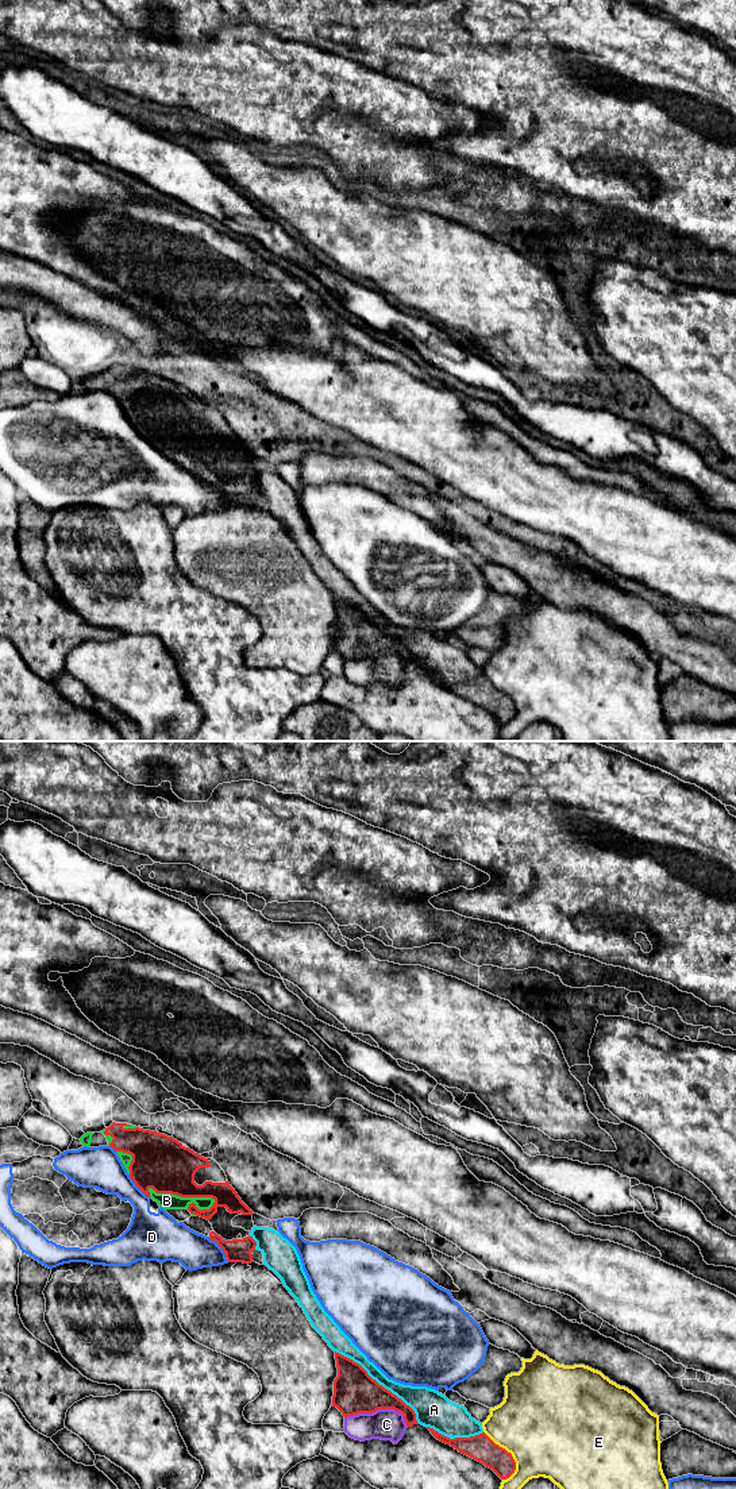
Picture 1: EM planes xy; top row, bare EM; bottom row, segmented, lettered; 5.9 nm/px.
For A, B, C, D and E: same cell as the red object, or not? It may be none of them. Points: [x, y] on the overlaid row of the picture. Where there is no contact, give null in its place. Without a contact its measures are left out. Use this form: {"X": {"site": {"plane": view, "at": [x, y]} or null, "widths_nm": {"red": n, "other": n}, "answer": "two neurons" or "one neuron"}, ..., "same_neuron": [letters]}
{"A": {"site": {"plane": "xy", "at": [381, 1385]}, "widths_nm": {"red": 260, "other": 160}, "answer": "two neurons"}, "B": {"site": {"plane": "xy", "at": [181, 1196]}, "widths_nm": {"red": 320, "other": 100}, "answer": "one neuron"}, "C": {"site": {"plane": "xy", "at": [380, 1408]}, "widths_nm": {"red": 260, "other": 190}, "answer": "two neurons"}, "D": {"site": {"plane": "xy", "at": [222, 1248]}, "widths_nm": {"red": 140, "other": 220}, "answer": "two neurons"}, "E": {"site": {"plane": "xy", "at": [511, 1454]}, "widths_nm": {"red": 160, "other": 500}, "answer": "two neurons"}, "same_neuron": ["B"]}

